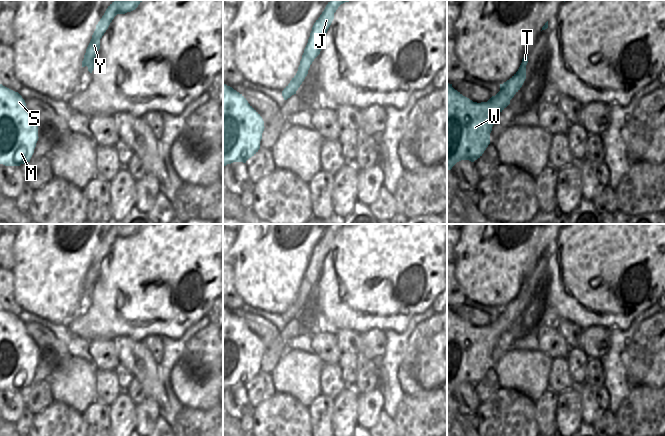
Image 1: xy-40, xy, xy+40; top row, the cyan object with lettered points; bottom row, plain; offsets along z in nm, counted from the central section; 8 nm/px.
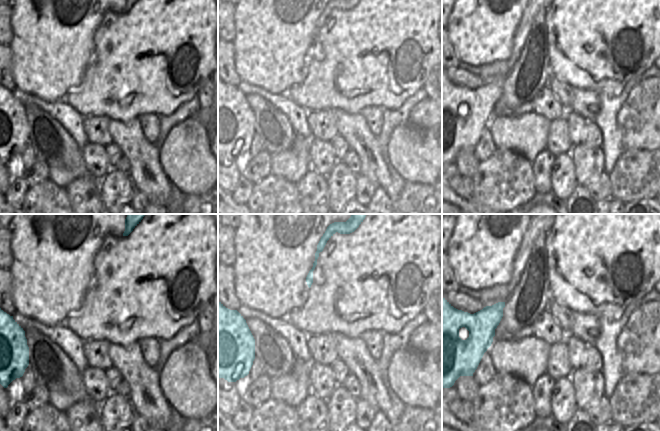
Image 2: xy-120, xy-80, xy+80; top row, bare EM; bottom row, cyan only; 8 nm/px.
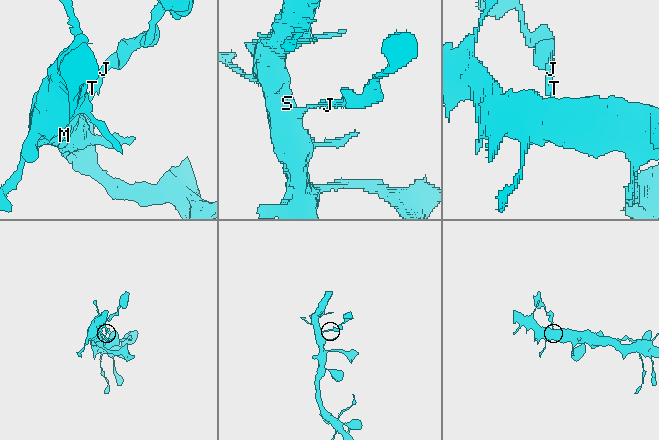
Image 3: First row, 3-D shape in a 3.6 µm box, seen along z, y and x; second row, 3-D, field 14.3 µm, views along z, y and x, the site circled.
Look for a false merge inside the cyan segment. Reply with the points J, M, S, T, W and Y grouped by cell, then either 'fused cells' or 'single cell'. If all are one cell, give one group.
J T Y / M S W | fused cells

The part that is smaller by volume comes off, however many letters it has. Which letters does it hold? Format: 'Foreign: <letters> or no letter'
Foreign: J, T, Y

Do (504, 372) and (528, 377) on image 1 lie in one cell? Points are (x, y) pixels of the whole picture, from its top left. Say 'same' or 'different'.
same

